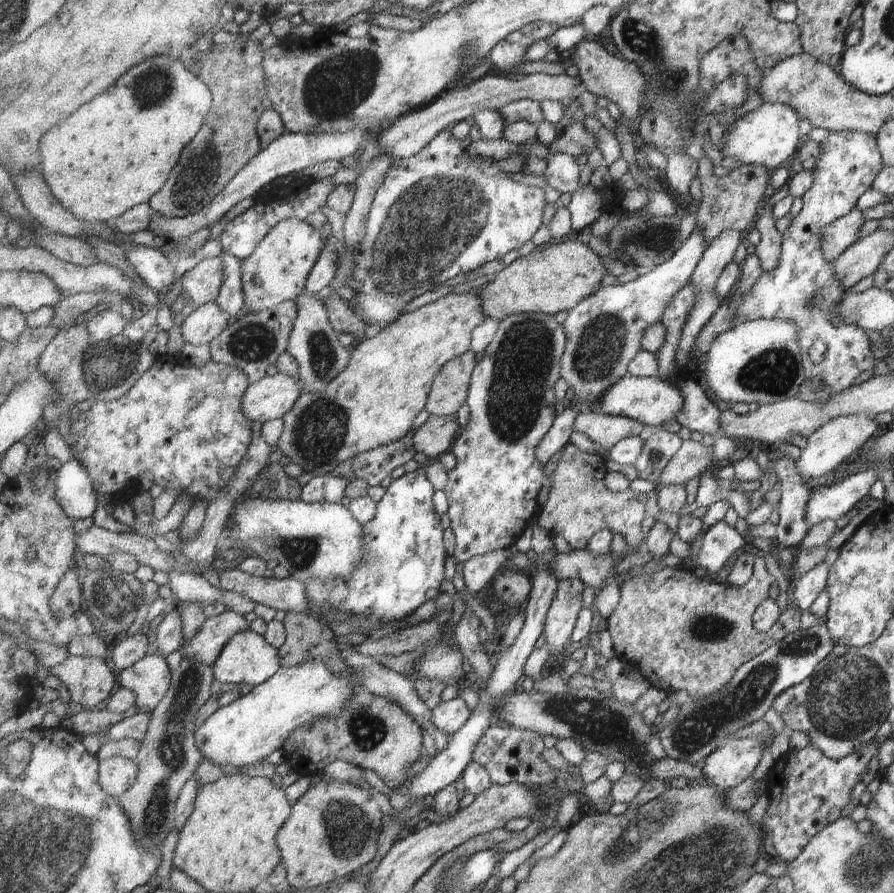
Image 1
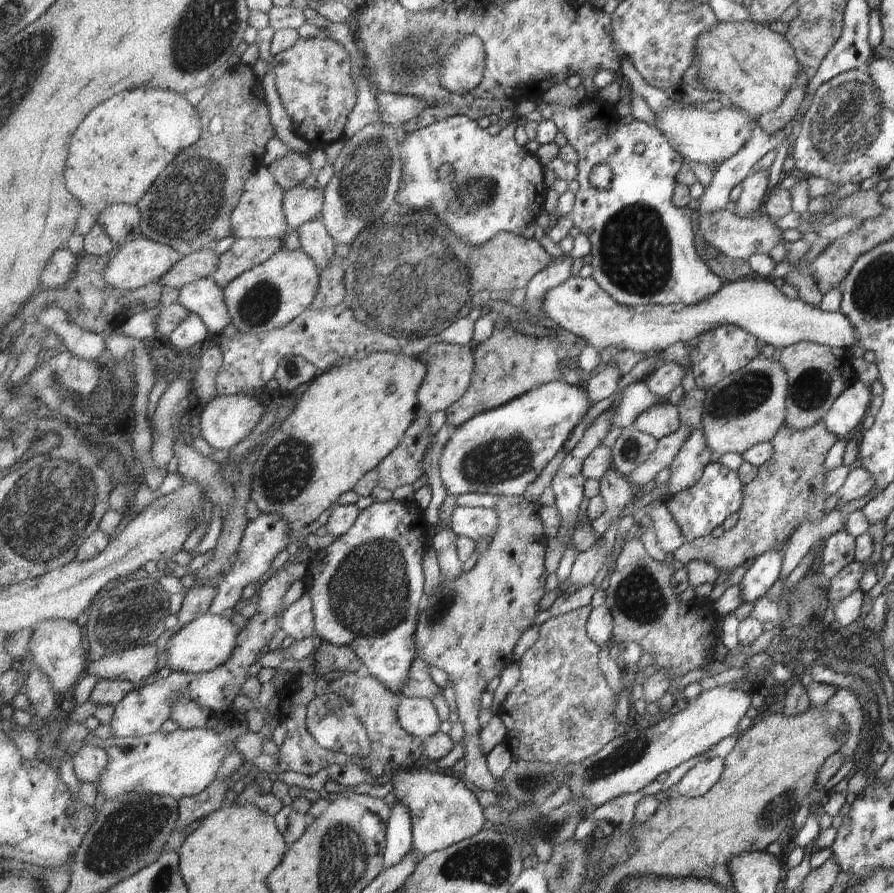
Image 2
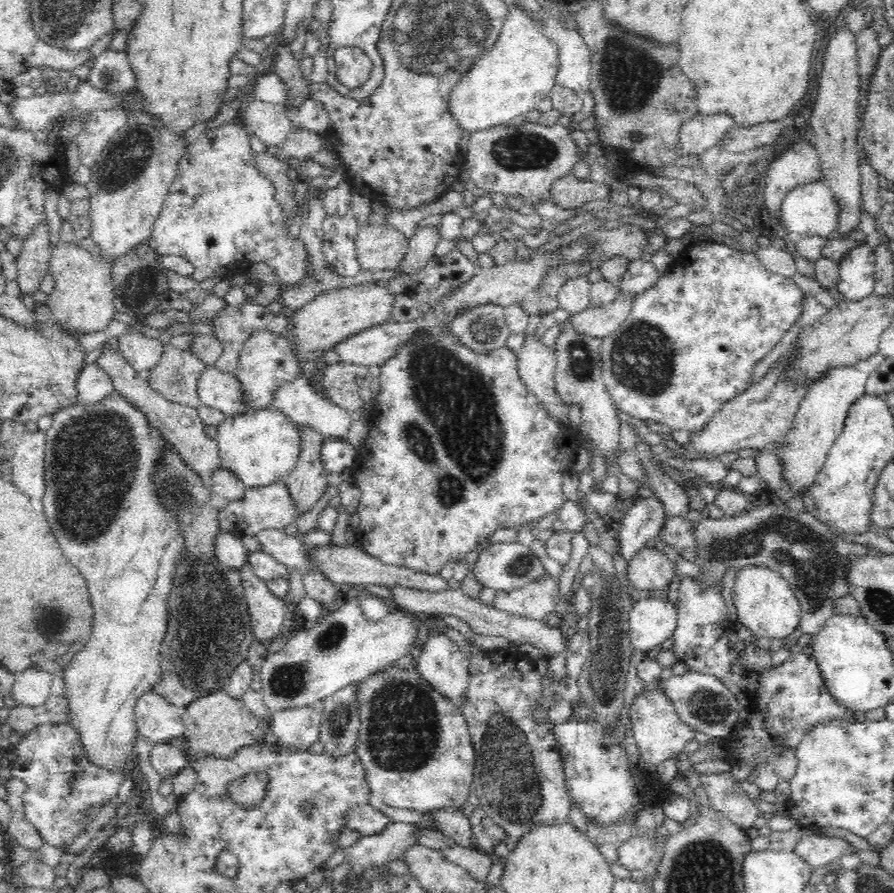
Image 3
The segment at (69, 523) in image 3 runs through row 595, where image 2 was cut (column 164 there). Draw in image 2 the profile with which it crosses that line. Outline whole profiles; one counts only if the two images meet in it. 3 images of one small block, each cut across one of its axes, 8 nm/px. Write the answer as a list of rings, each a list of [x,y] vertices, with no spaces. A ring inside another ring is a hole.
[[[131,90],[123,92],[93,110],[75,134],[71,158],[67,162],[67,190],[79,198],[82,208],[97,219],[99,214],[115,204],[137,205],[155,184],[159,174],[185,148],[197,145],[202,138],[202,115],[185,95],[171,90]]]

